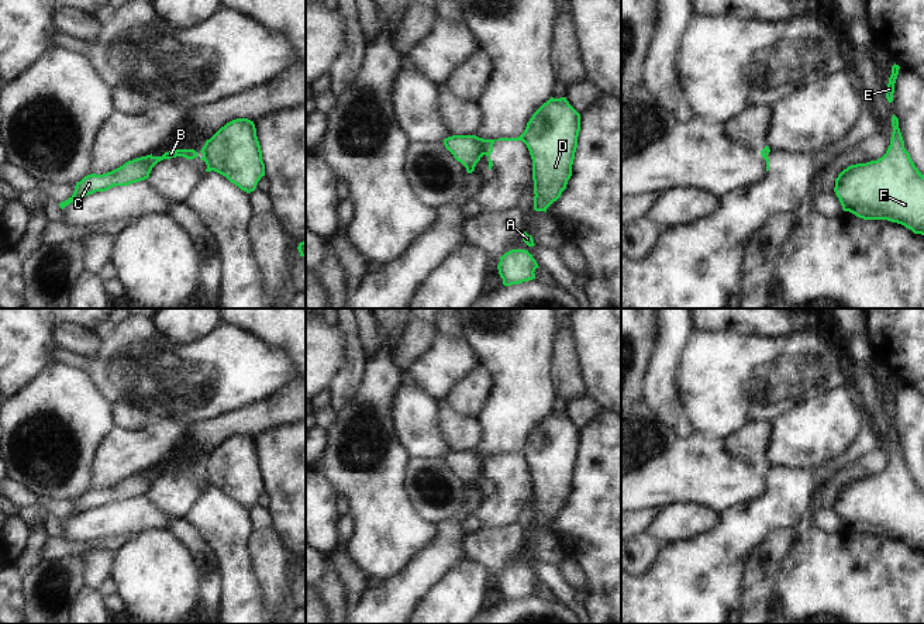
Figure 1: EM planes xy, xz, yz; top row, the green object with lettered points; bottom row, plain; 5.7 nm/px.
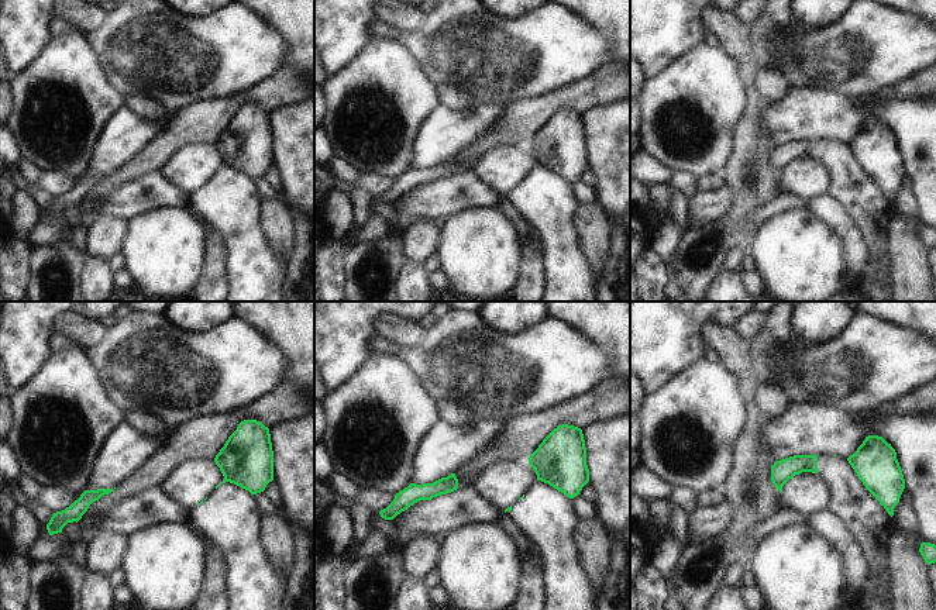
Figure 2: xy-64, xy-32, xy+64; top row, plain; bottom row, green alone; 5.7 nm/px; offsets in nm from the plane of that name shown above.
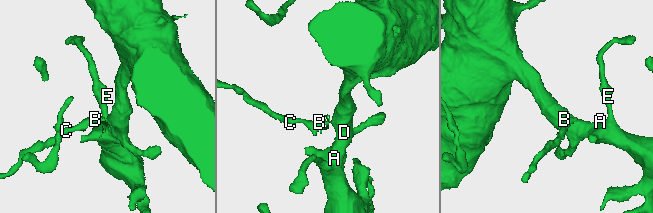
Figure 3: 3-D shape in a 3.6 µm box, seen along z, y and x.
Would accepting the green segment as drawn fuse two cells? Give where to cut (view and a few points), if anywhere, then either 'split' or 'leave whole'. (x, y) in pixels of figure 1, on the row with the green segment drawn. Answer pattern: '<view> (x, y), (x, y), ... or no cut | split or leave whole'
xz (519, 137), (521, 140) | split

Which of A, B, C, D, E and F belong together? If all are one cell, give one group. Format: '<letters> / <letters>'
A D E F / B C

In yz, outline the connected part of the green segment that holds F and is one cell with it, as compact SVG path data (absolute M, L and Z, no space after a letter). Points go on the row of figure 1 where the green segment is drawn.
M892 117L892 138L886 154L878 161L851 165L835 179L834 192L844 211L863 220L887 220L924 235L924 175L916 168L899 128L899 118Z

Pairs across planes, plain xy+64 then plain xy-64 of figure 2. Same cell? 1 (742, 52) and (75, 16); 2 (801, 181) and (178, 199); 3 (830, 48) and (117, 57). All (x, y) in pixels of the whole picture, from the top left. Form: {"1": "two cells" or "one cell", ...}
{"1": "one cell", "2": "two cells", "3": "one cell"}

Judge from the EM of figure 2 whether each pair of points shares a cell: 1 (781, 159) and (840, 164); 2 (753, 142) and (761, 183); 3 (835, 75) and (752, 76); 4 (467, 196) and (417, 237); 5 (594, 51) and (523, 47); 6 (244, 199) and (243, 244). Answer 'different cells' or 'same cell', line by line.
1: same cell
2: same cell
3: different cells
4: different cells
5: same cell
6: same cell

